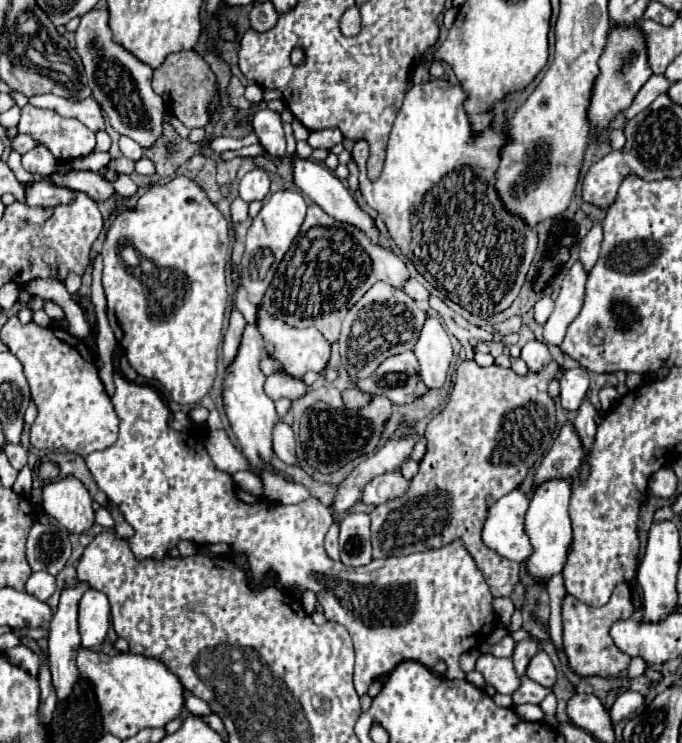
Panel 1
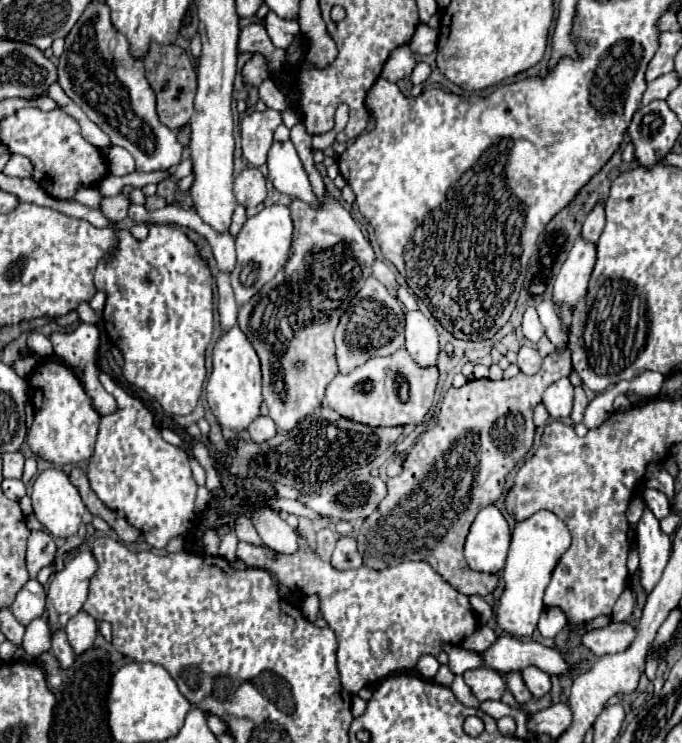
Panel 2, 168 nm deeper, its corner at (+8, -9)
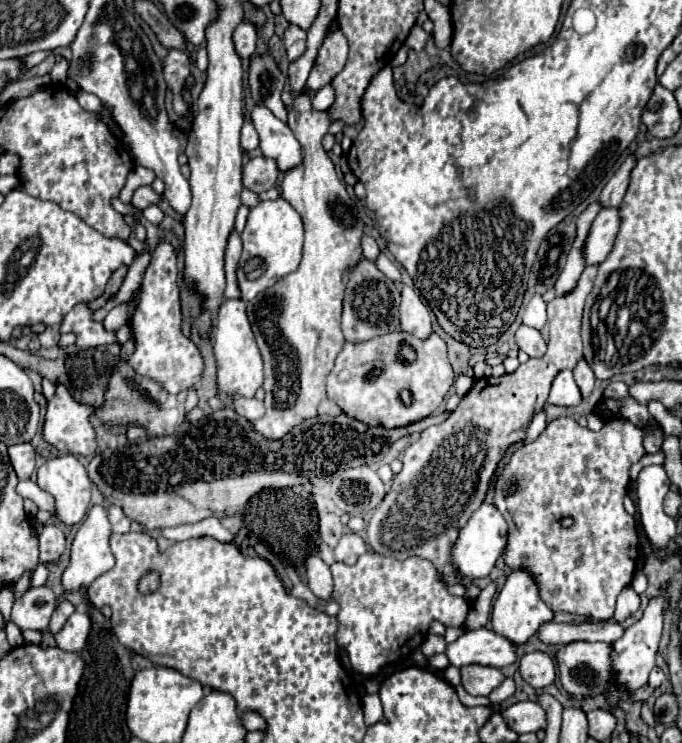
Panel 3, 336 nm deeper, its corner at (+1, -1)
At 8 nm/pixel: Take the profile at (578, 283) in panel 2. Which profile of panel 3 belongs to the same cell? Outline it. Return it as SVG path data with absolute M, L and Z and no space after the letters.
M603 208L597 218L591 224L591 230L587 234L587 240L581 248L585 266L601 264L607 258L607 252L611 252L615 242L615 232L619 230L619 216L617 208Z

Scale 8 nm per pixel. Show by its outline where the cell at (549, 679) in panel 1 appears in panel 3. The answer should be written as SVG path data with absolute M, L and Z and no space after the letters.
M545 652L523 654L519 672L521 672L523 680L537 690L553 684L553 680L555 680L555 664L553 664L551 656Z

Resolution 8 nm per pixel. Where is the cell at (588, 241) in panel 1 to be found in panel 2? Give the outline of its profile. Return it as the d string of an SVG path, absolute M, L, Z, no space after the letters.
M598 202L592 212L588 212L586 220L584 220L584 226L582 226L582 236L590 242L596 242L600 238L600 232L604 228L604 222L606 222L606 214L604 214L604 204Z

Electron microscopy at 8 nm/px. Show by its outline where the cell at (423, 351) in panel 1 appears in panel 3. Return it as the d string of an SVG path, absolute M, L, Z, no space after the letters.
M403 288L401 294L401 330L409 332L421 340L433 334L431 328L431 308L417 288Z

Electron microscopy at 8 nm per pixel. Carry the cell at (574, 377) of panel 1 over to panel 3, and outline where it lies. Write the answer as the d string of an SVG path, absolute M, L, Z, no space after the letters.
M571 370L559 372L557 378L553 380L553 386L551 386L549 404L555 404L555 406L577 406L579 402L581 402L581 392L579 392L579 386L575 384L573 372Z

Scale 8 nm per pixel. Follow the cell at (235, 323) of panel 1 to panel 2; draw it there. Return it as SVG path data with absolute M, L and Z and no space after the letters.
M218 272L216 276L218 284L218 312L220 312L220 326L222 332L230 330L236 326L236 314L238 314L238 304L234 300L234 292L230 286L230 274L228 272Z

